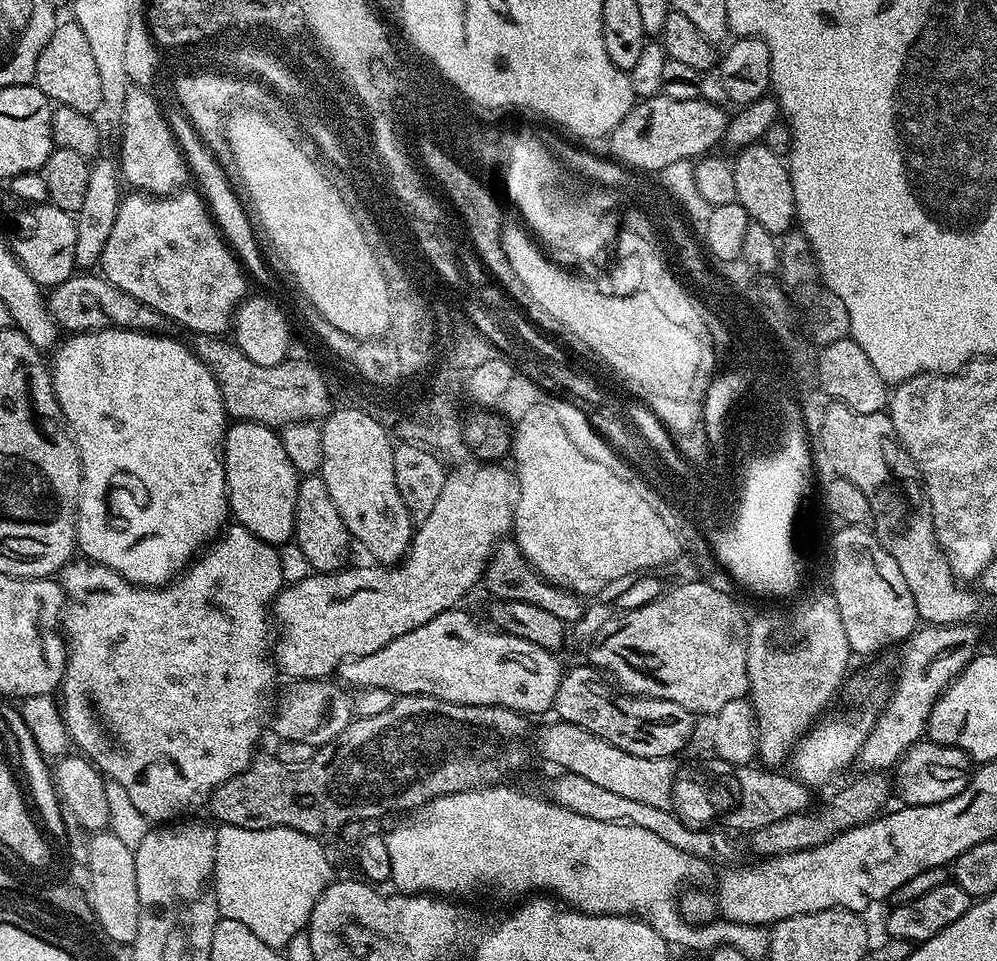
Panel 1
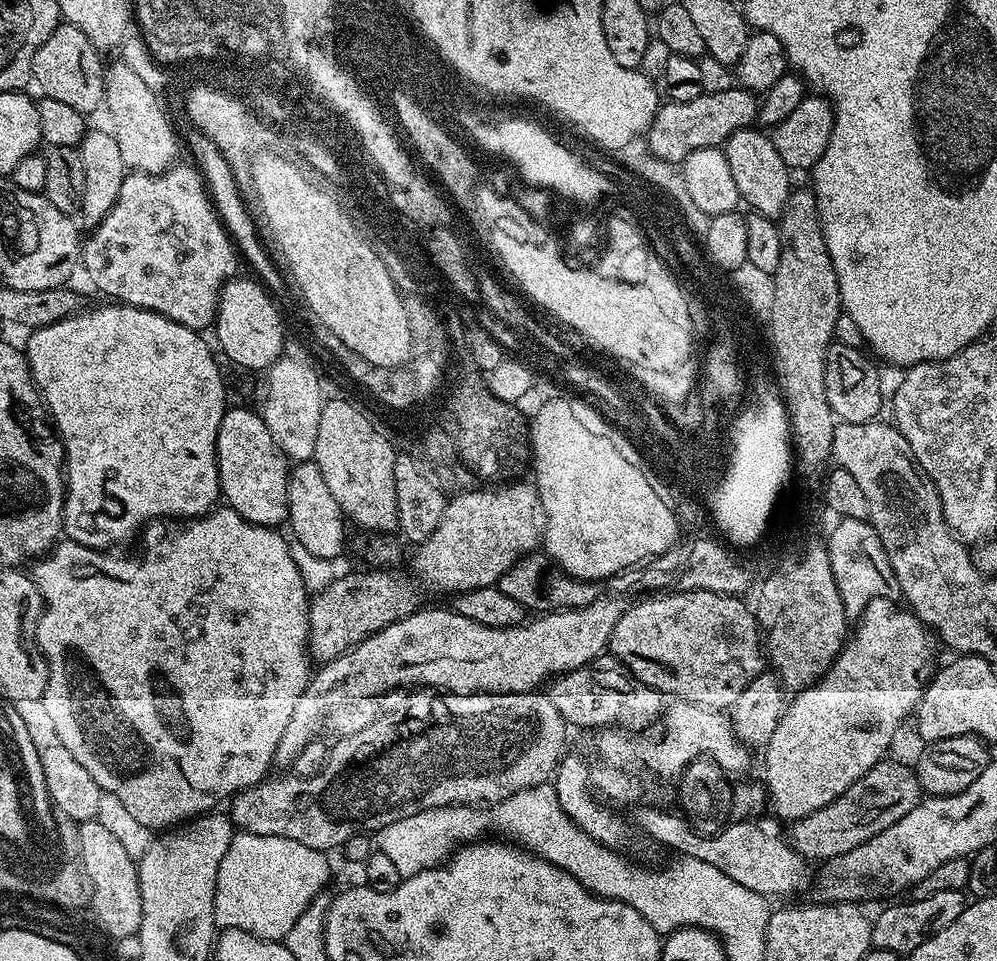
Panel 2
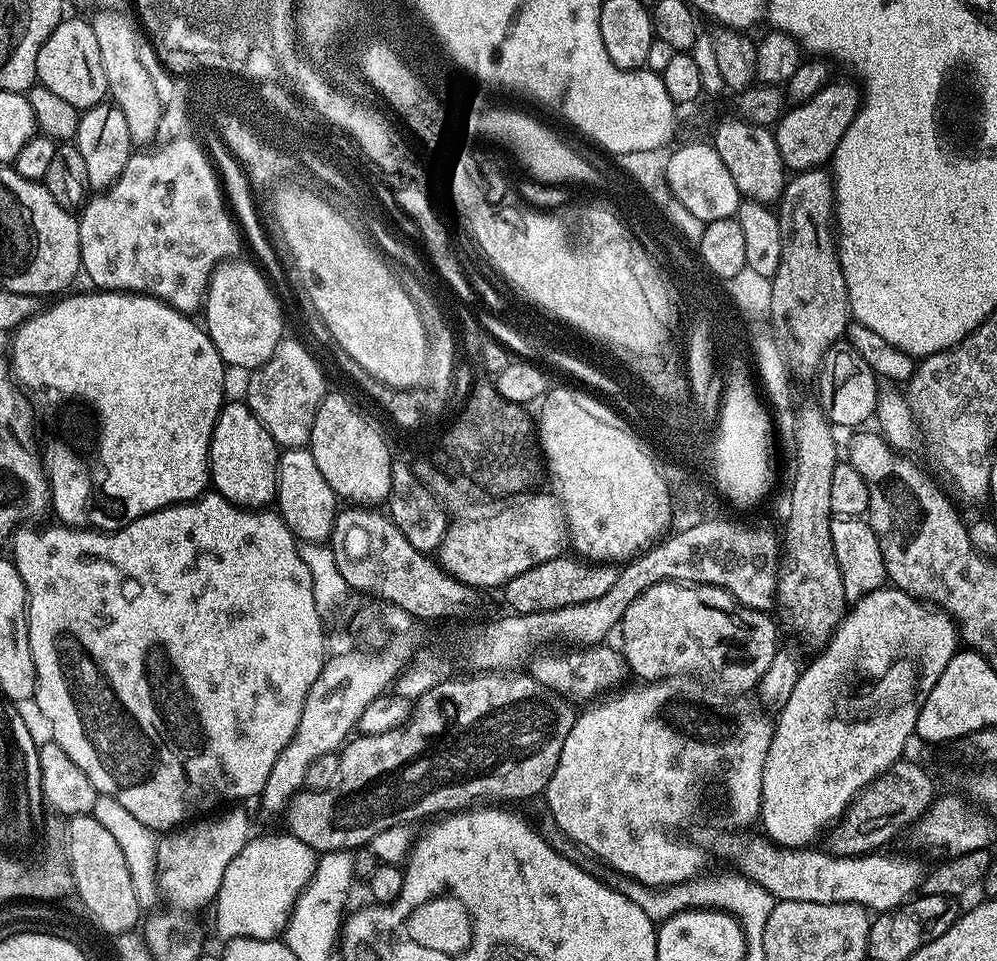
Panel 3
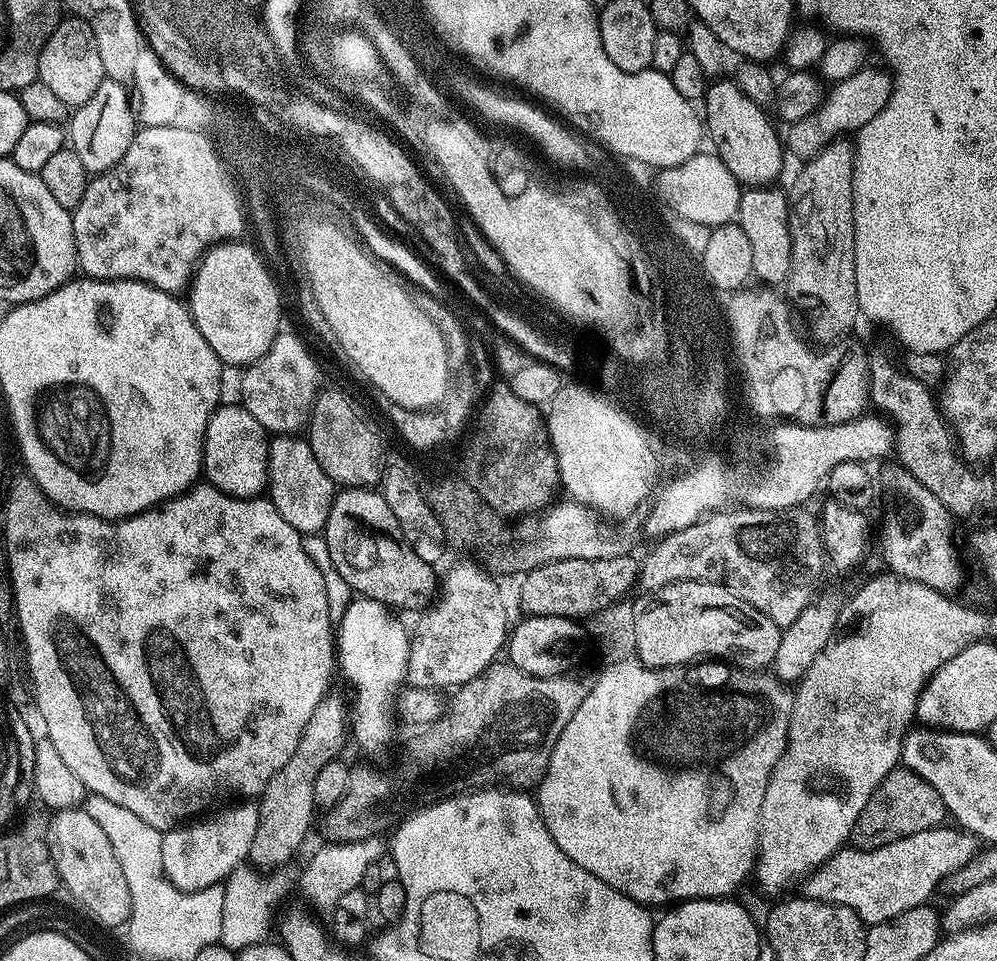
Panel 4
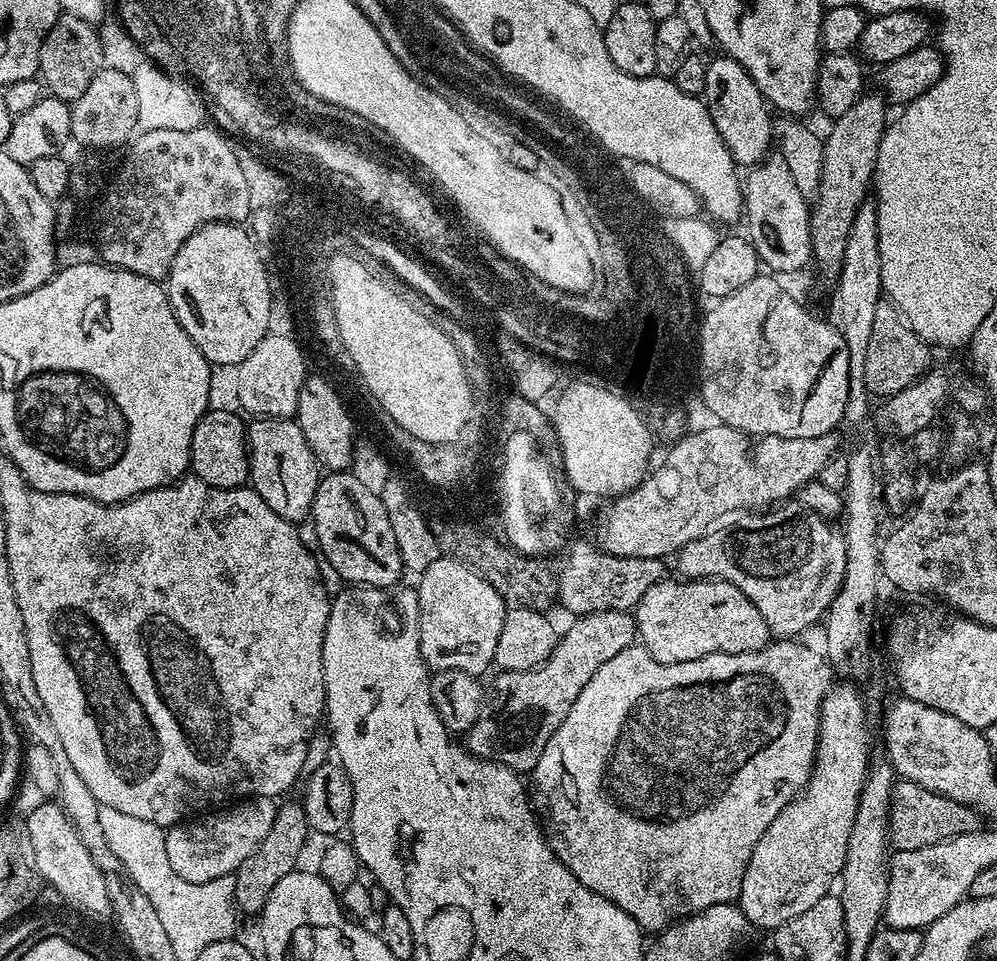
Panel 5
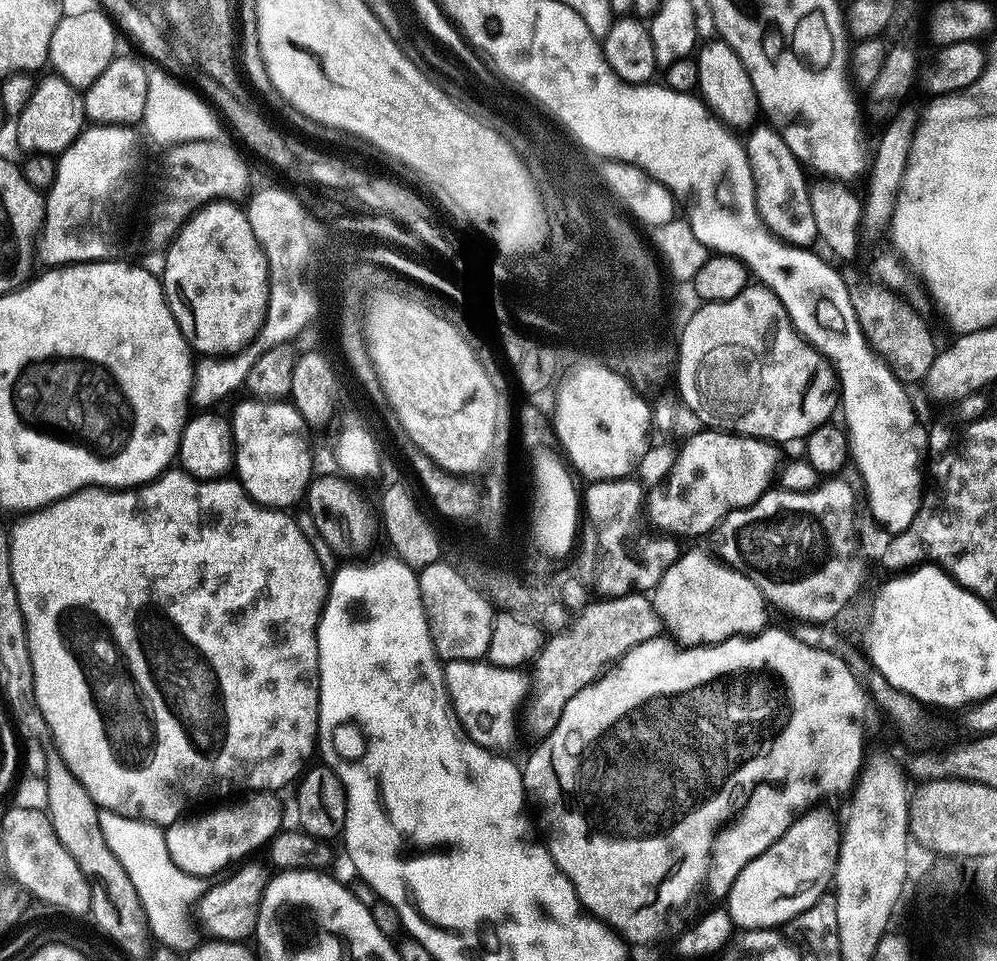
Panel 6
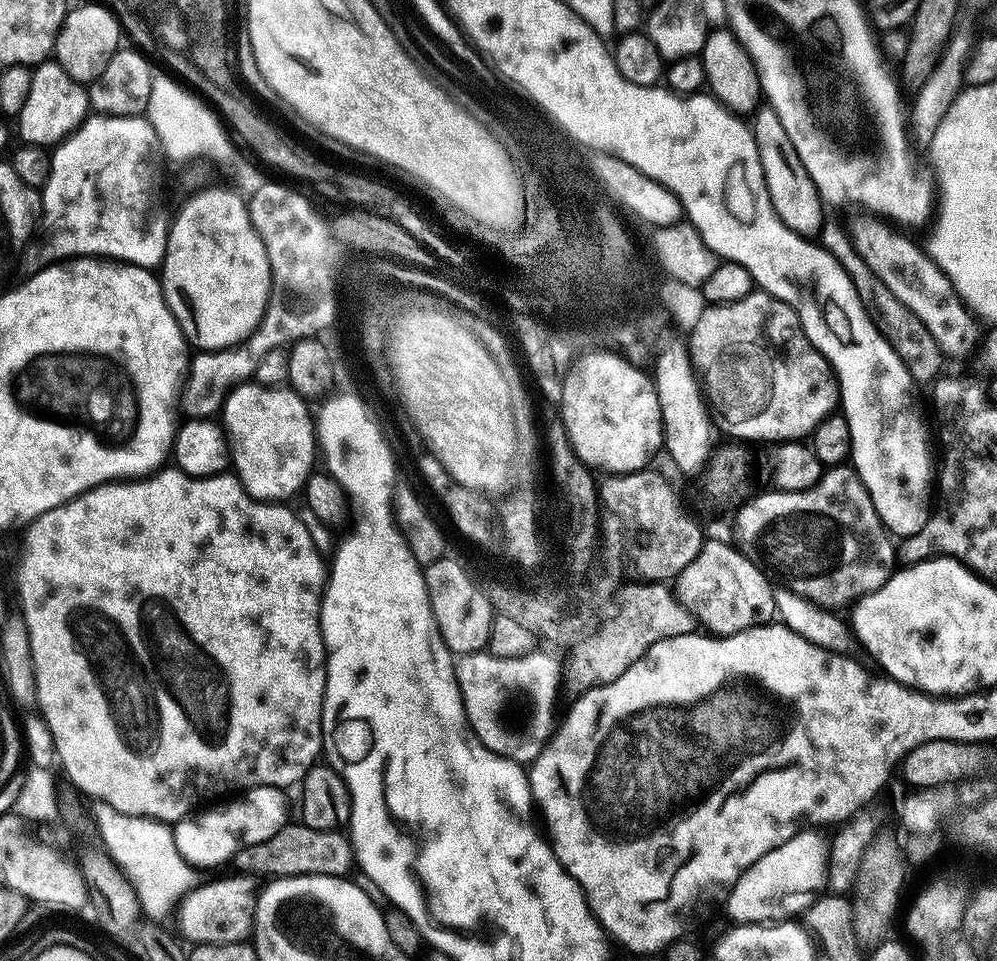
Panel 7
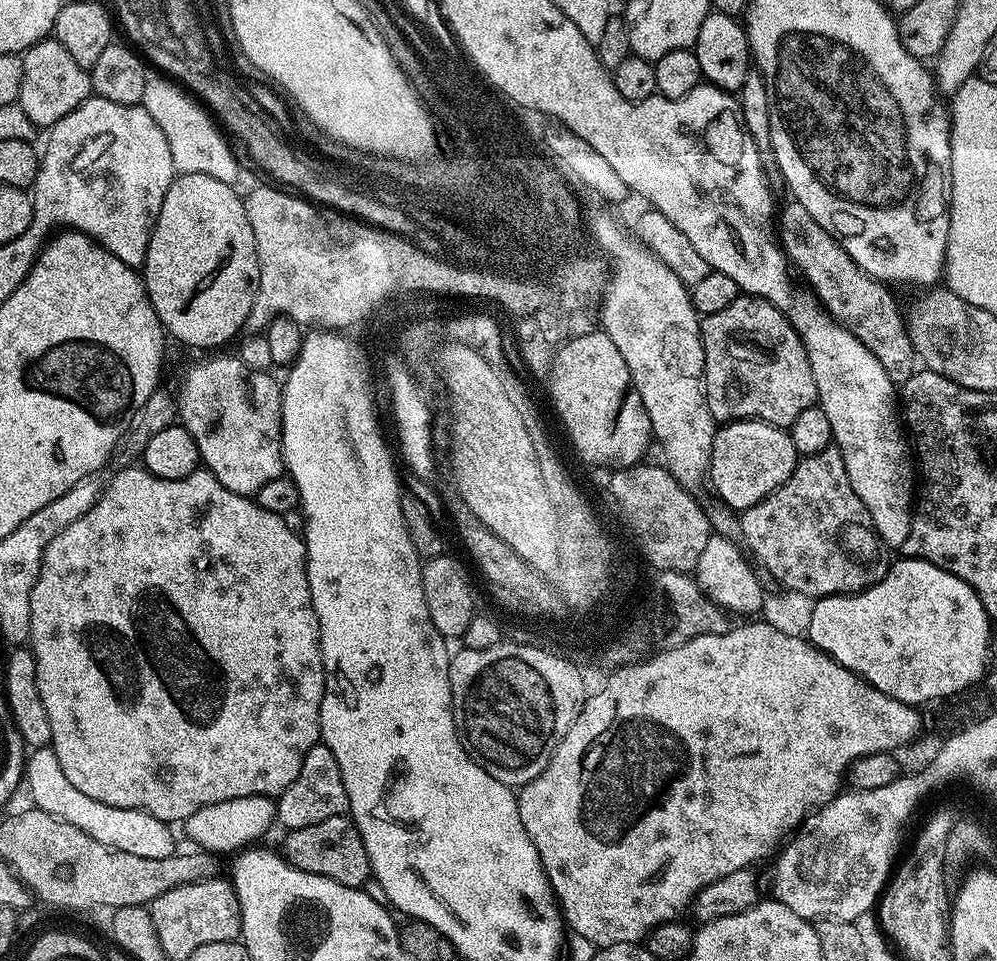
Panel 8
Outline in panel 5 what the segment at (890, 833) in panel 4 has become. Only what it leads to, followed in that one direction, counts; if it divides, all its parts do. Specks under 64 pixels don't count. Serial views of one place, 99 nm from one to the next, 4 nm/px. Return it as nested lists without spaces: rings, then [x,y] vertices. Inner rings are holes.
[[[897,779],[889,798],[887,843],[895,851],[919,850],[955,835],[966,834],[981,827],[976,808],[952,801],[941,793],[934,793],[912,781]]]

